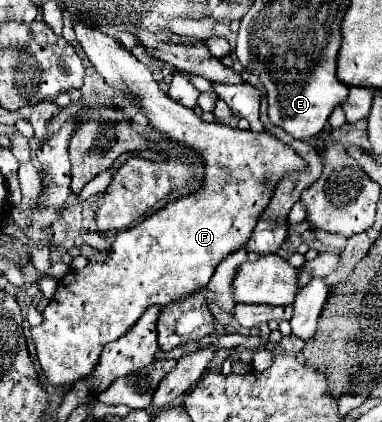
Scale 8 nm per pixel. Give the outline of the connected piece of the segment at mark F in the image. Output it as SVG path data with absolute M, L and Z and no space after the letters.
M75 24L73 28L77 34L77 40L83 46L83 52L87 54L89 62L97 68L97 72L103 76L103 80L115 90L121 90L125 96L129 96L133 104L137 104L139 110L147 116L149 124L155 130L159 130L167 140L183 144L189 150L195 150L199 154L199 160L205 166L205 178L197 192L187 194L179 200L173 200L161 210L157 210L153 216L149 216L145 222L117 232L115 242L111 246L111 258L107 262L103 264L89 262L83 270L69 270L59 280L55 296L51 298L49 306L43 310L43 324L31 328L31 338L37 350L37 358L51 386L73 386L77 380L91 376L105 344L115 342L125 332L129 332L149 306L153 304L165 306L165 304L177 302L183 296L193 294L199 288L207 286L217 264L225 256L233 254L235 250L247 244L259 216L267 208L283 174L299 172L307 166L305 160L297 156L291 146L283 144L269 132L235 130L221 122L213 122L213 124L203 122L191 108L185 108L175 100L171 100L159 88L159 82L155 82L151 70L143 62L139 62L129 50L119 46L119 40L105 36L95 28L87 28L85 24Z

